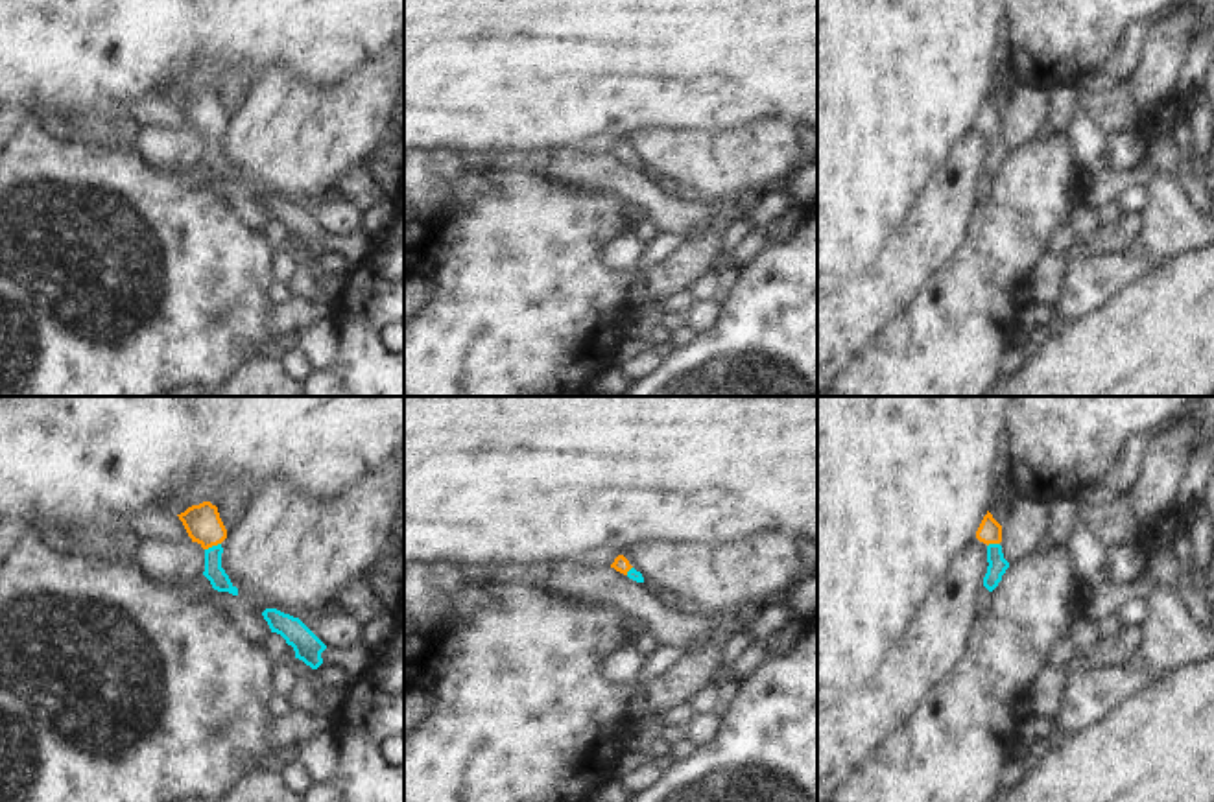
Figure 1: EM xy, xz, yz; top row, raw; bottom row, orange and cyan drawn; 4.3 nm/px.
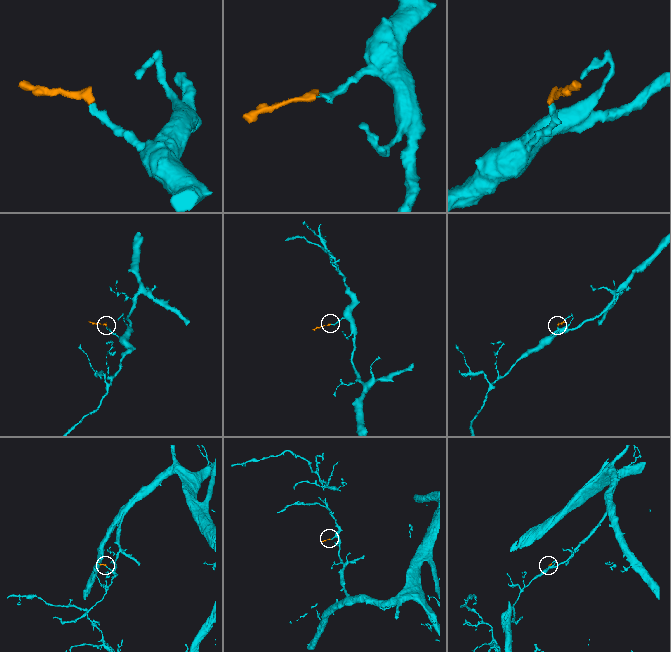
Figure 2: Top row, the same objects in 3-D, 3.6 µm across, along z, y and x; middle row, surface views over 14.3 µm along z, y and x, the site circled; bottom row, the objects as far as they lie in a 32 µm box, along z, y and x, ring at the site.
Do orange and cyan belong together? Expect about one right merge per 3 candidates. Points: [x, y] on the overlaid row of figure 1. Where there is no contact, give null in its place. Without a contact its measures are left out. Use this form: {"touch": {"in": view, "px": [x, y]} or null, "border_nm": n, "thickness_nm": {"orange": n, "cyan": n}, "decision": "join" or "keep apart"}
{"touch": {"in": "xy", "px": [213, 544]}, "border_nm": 80, "thickness_nm": {"orange": 160, "cyan": 90}, "decision": "join"}

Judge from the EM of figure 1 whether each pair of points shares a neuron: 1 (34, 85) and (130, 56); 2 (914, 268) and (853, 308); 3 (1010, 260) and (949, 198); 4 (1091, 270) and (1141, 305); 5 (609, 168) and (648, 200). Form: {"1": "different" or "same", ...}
{"1": "same", "2": "same", "3": "different", "4": "different", "5": "same"}

